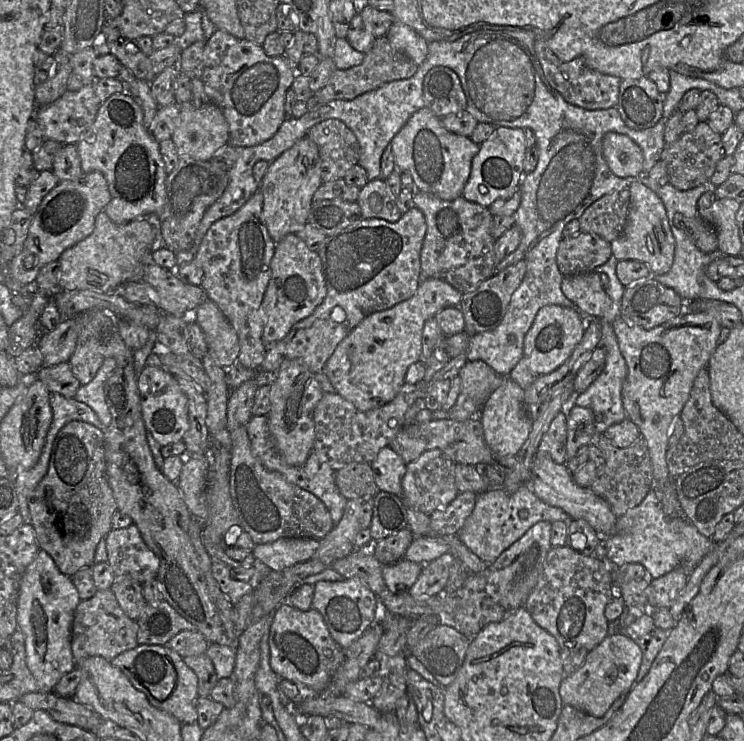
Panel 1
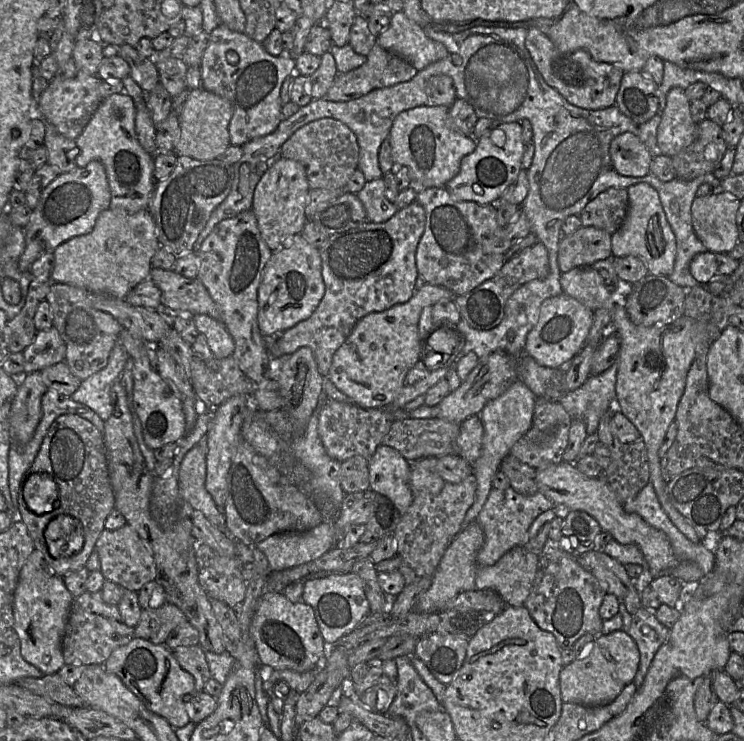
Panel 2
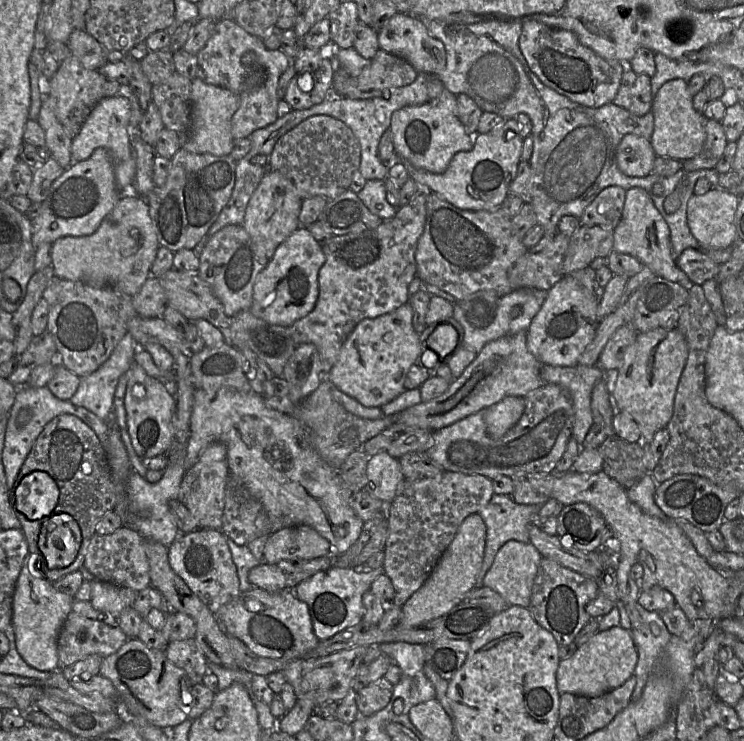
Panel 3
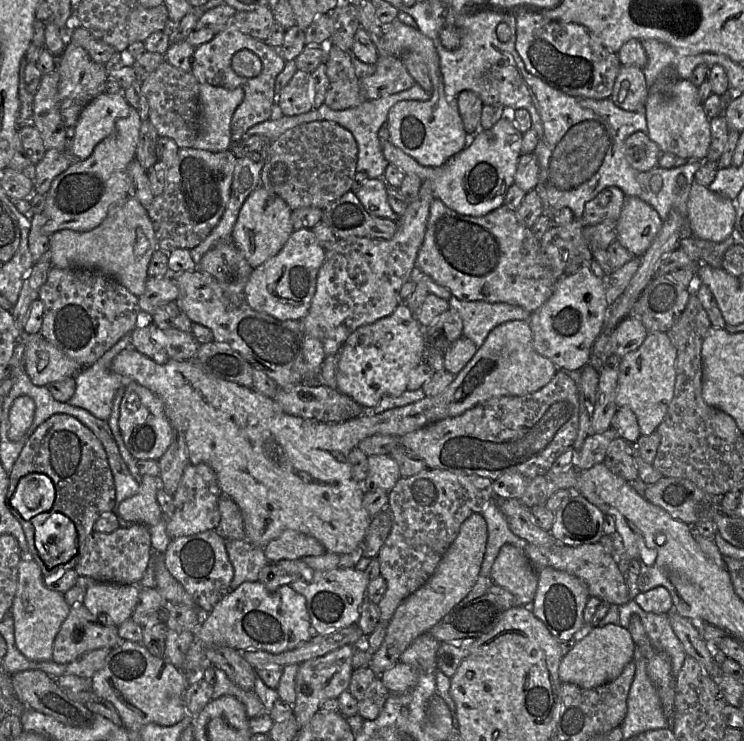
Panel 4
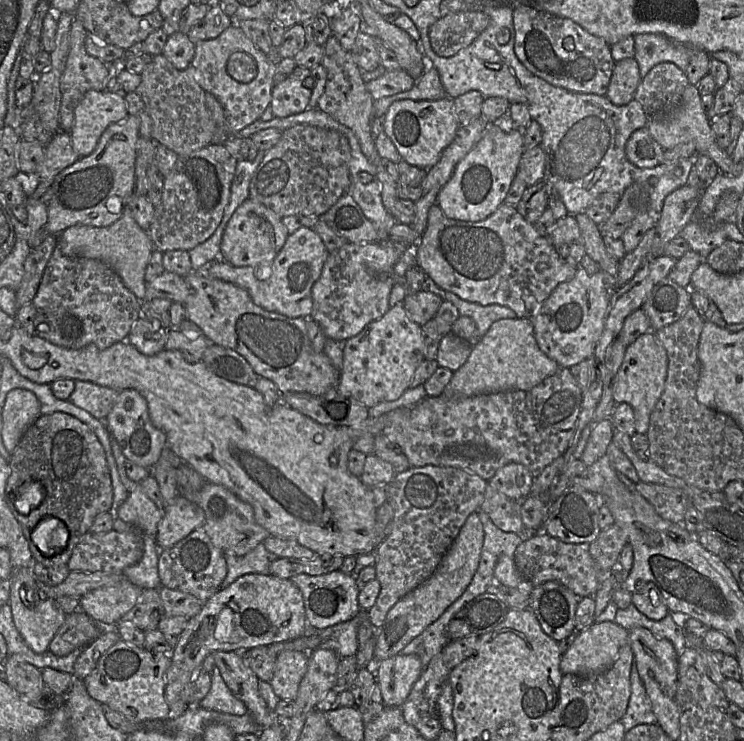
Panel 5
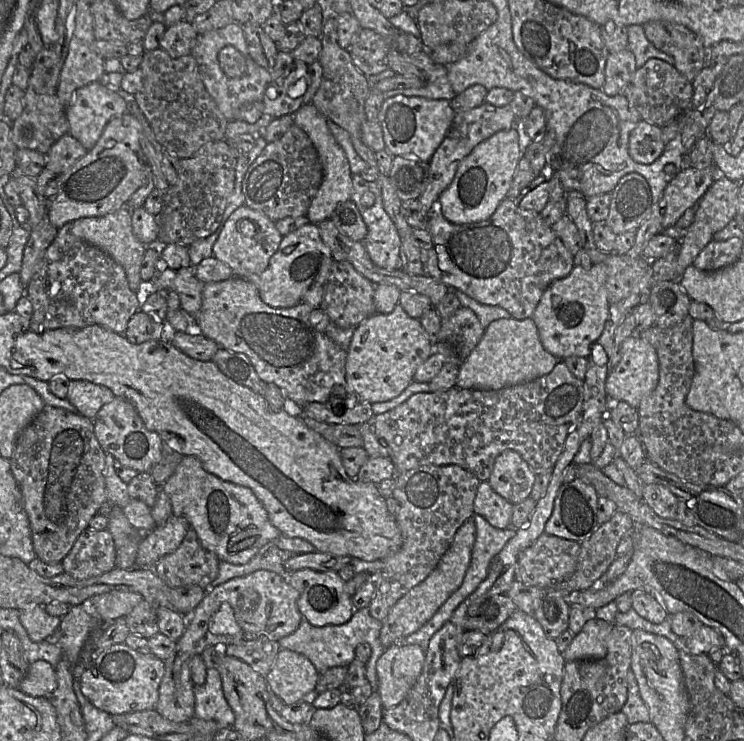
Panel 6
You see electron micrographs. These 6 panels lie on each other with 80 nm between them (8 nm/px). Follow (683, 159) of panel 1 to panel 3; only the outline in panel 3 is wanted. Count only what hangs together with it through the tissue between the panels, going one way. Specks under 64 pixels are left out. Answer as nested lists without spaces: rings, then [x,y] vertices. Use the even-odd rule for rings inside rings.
[[[706,119],[705,129],[706,140],[701,151],[693,158],[683,161],[682,169],[685,171],[714,169],[727,146],[728,141],[720,121]]]

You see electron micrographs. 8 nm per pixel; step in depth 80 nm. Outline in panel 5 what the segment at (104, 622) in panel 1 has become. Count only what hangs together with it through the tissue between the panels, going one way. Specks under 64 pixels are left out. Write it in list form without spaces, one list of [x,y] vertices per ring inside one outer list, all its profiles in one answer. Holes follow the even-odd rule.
[[[77,609],[68,614],[62,626],[49,644],[49,651],[62,657],[76,649],[82,649],[96,640],[107,629],[114,628],[97,622]]]

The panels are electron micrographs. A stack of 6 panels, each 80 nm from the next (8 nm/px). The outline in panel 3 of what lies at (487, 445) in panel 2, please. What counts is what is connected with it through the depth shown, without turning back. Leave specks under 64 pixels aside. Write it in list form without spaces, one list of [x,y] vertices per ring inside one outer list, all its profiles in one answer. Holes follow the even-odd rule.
[[[507,396],[487,407],[484,419],[489,435],[502,437],[519,421],[524,410],[525,398],[520,396]]]

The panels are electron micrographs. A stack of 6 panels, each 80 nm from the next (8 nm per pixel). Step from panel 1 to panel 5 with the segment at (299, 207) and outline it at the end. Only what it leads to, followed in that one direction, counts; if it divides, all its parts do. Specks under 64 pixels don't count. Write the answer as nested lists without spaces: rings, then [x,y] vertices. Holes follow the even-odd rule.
[[[248,198],[234,212],[221,239],[222,261],[236,267],[269,268],[289,236],[280,217],[265,205]]]

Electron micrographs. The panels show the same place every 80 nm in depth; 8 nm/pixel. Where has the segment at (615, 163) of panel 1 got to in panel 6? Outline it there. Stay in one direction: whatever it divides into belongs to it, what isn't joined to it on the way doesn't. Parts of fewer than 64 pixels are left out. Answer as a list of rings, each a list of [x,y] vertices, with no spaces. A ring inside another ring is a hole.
[[[642,120],[630,134],[629,154],[635,162],[651,164],[665,149],[662,129],[658,125]]]

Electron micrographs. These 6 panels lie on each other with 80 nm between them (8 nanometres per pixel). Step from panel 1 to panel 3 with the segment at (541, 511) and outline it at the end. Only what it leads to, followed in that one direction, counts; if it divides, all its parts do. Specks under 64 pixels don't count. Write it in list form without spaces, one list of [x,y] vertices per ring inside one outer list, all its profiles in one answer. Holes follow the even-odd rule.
[[[493,494],[485,507],[478,512],[486,525],[486,545],[482,566],[476,578],[475,588],[483,587],[483,579],[503,544],[509,540],[522,543],[529,542],[529,528],[532,524],[537,524],[540,506],[537,504],[518,504],[510,495]]]

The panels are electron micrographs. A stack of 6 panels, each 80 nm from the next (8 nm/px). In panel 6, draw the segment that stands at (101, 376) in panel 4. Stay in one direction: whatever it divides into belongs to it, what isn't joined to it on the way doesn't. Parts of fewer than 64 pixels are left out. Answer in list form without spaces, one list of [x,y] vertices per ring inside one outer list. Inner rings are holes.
[[[72,380],[66,400],[78,410],[78,413],[93,419],[102,406],[115,398],[107,387],[85,380]]]

